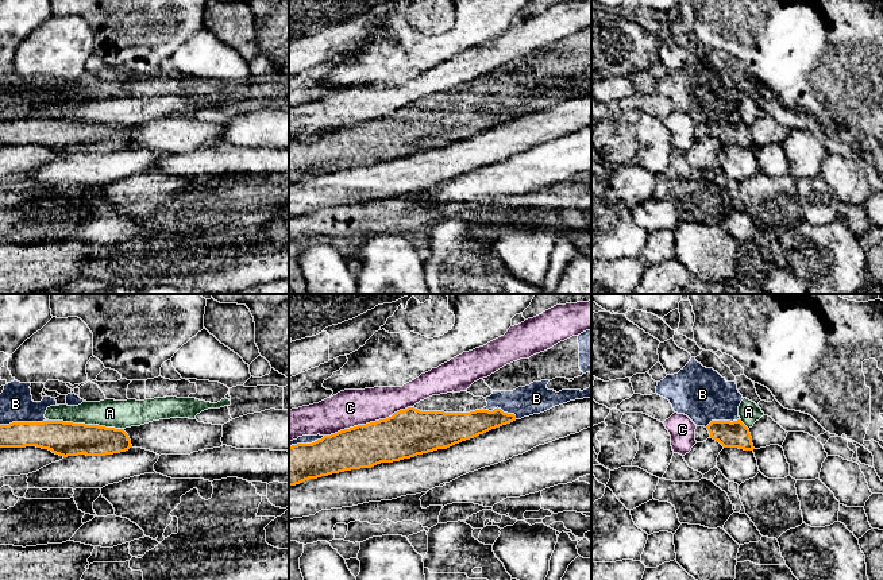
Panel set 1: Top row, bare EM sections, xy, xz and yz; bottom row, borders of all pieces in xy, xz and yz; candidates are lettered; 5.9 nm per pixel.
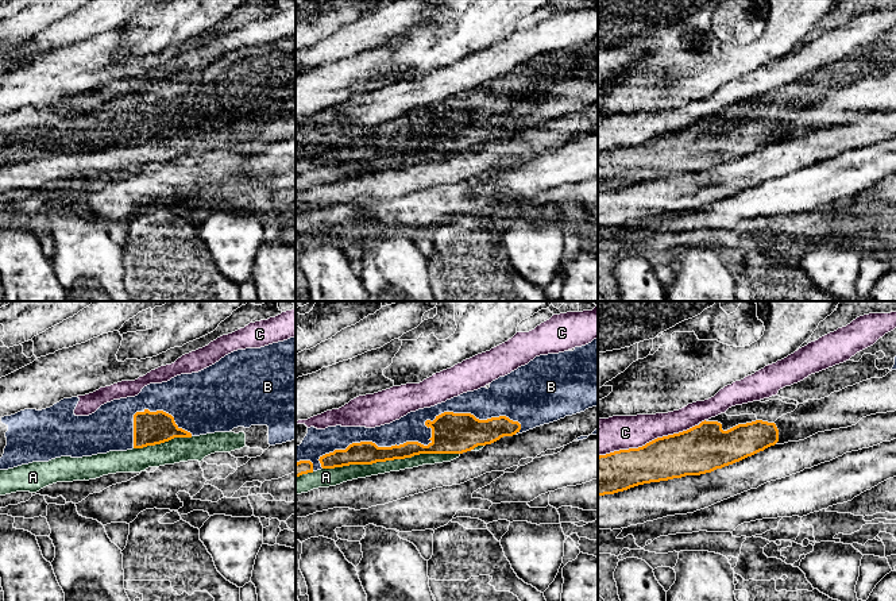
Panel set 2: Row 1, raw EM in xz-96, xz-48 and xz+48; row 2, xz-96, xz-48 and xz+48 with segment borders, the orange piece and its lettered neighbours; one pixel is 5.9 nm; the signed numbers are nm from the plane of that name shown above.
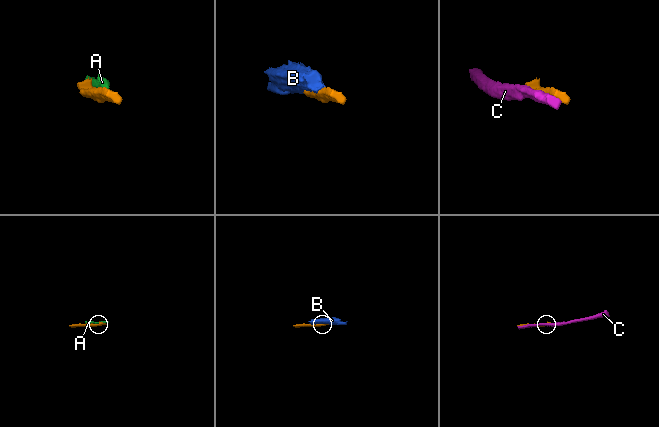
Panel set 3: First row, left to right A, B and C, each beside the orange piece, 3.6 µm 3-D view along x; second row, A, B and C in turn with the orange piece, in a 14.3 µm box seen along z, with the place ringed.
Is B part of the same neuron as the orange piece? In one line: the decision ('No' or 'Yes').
Yes

